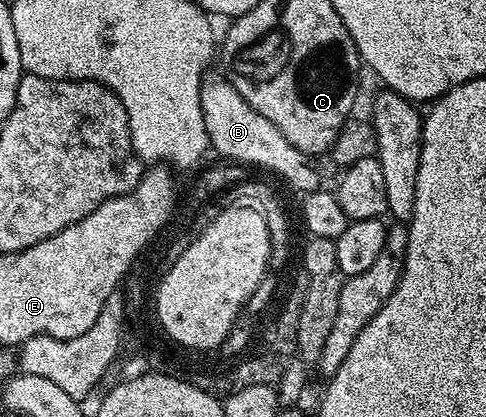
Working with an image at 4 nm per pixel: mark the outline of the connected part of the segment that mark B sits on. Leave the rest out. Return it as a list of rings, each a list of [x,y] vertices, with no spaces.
[[[205,75],[200,81],[200,105],[202,106],[202,118],[206,122],[206,134],[211,151],[217,152],[217,157],[228,162],[235,162],[245,166],[253,164],[256,168],[265,168],[268,172],[273,172],[276,176],[281,176],[292,188],[297,188],[300,194],[307,194],[317,191],[321,187],[320,172],[315,168],[313,161],[302,150],[298,150],[290,143],[278,130],[270,118],[262,118],[246,98],[242,98],[239,87],[231,79],[223,80],[220,76]]]

